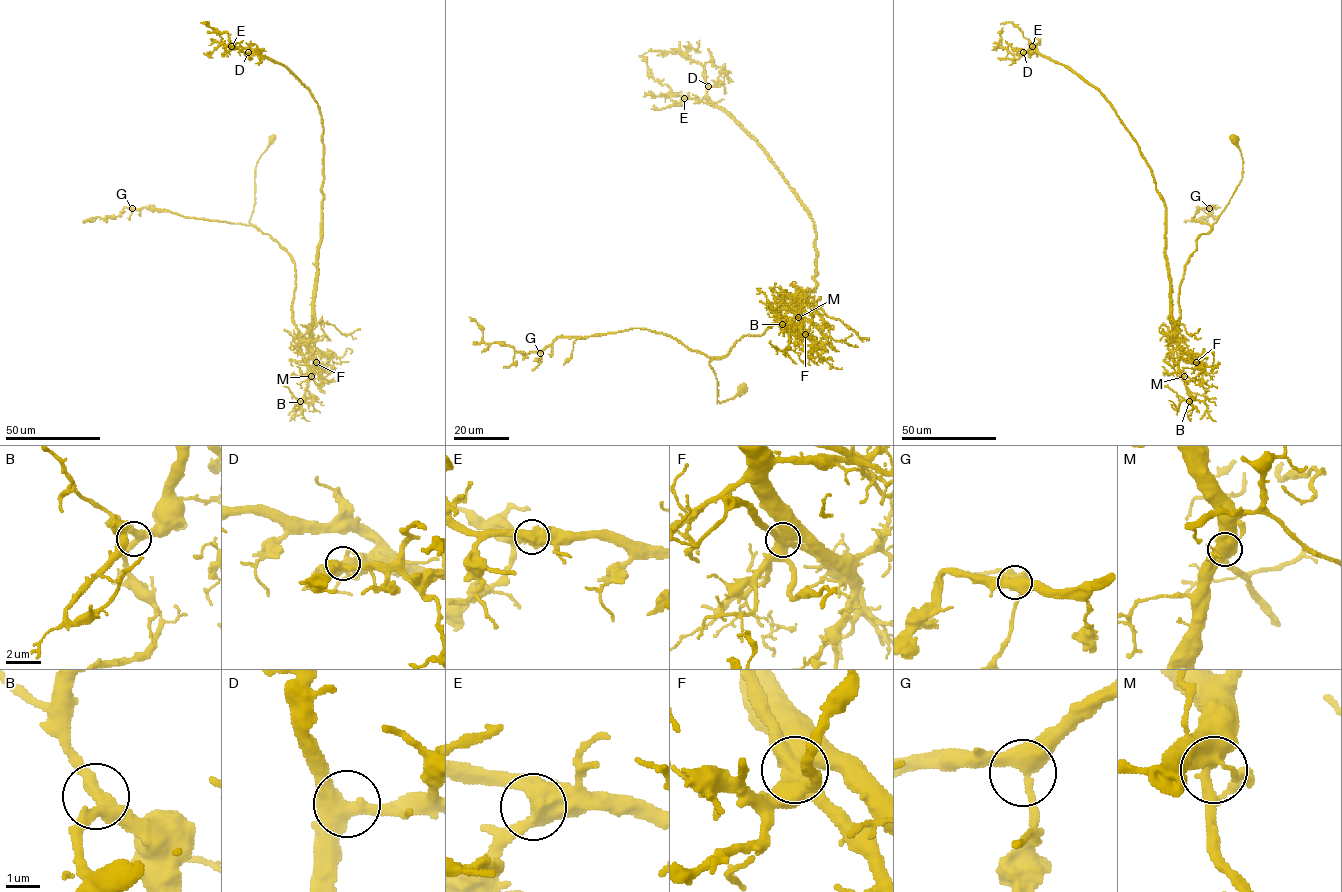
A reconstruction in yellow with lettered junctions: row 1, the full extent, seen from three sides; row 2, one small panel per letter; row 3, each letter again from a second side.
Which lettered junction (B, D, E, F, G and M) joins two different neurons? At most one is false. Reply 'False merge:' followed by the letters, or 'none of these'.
False merge: F

